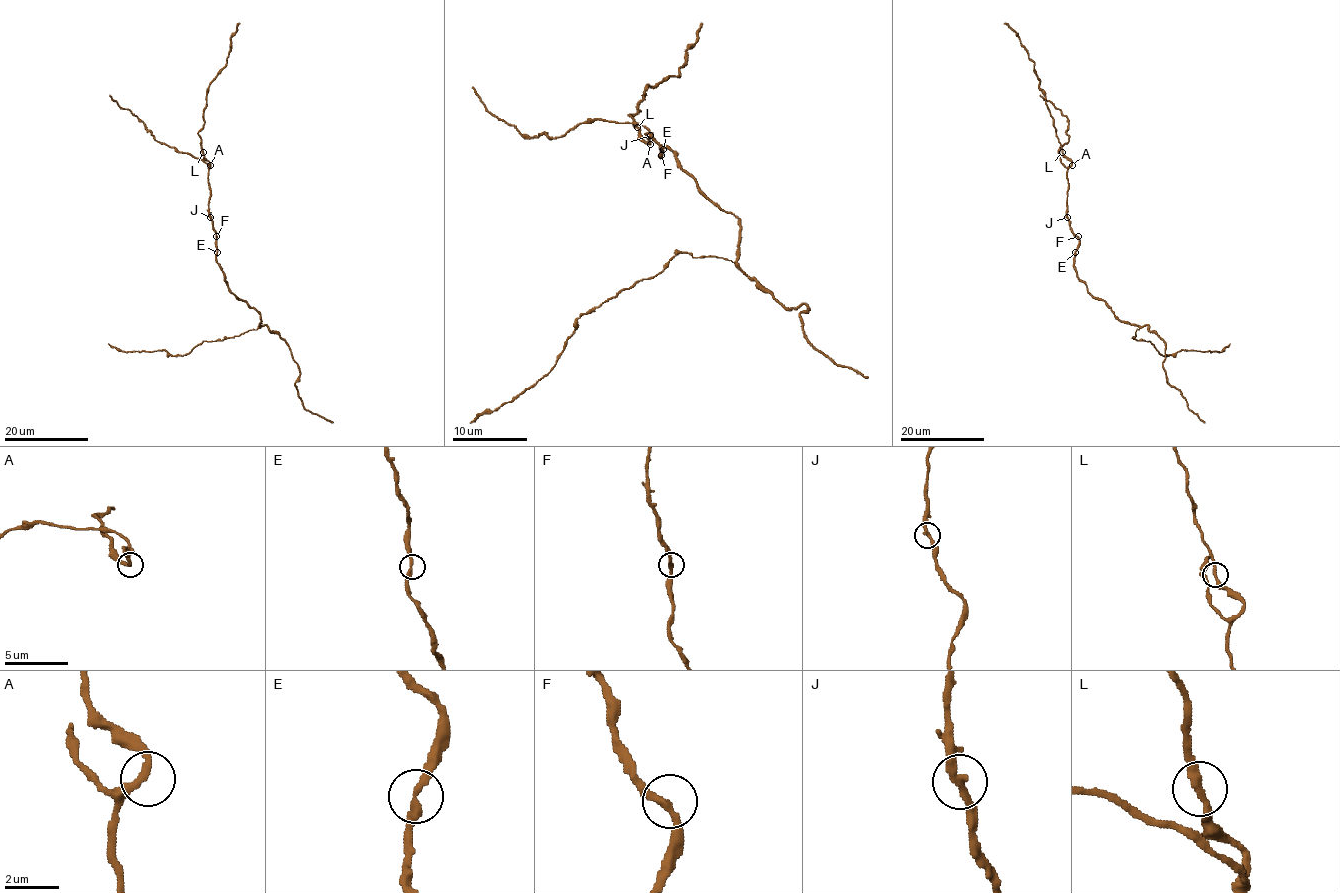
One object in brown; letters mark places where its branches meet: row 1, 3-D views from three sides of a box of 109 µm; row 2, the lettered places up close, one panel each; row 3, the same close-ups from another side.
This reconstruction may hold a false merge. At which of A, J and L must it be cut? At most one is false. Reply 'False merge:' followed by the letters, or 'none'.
False merge: none

